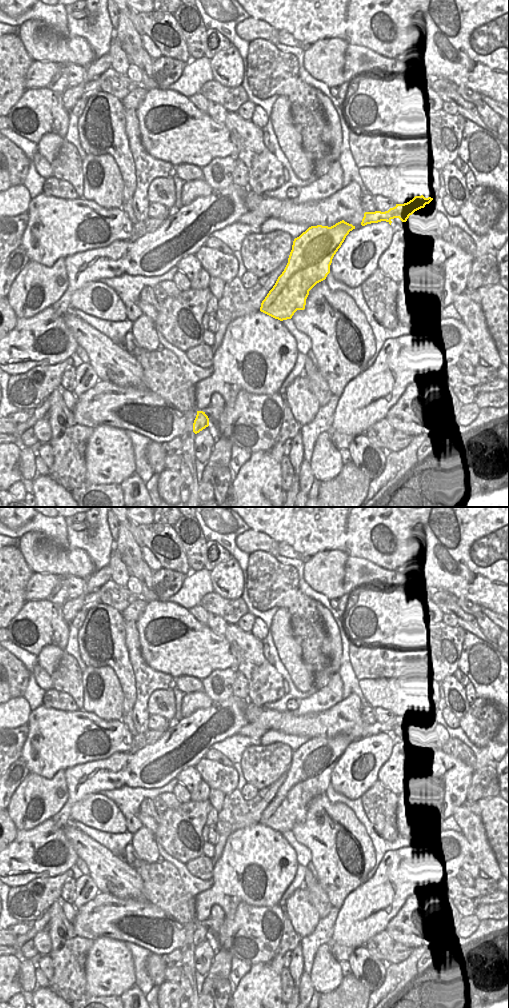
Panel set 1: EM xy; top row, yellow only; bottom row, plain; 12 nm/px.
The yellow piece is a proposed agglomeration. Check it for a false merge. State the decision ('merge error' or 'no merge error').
merge error

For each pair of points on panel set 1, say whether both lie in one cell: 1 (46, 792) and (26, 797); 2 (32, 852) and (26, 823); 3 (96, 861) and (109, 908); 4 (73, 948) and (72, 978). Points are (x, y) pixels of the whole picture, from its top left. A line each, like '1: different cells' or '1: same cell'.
1: same cell
2: different cells
3: different cells
4: same cell

